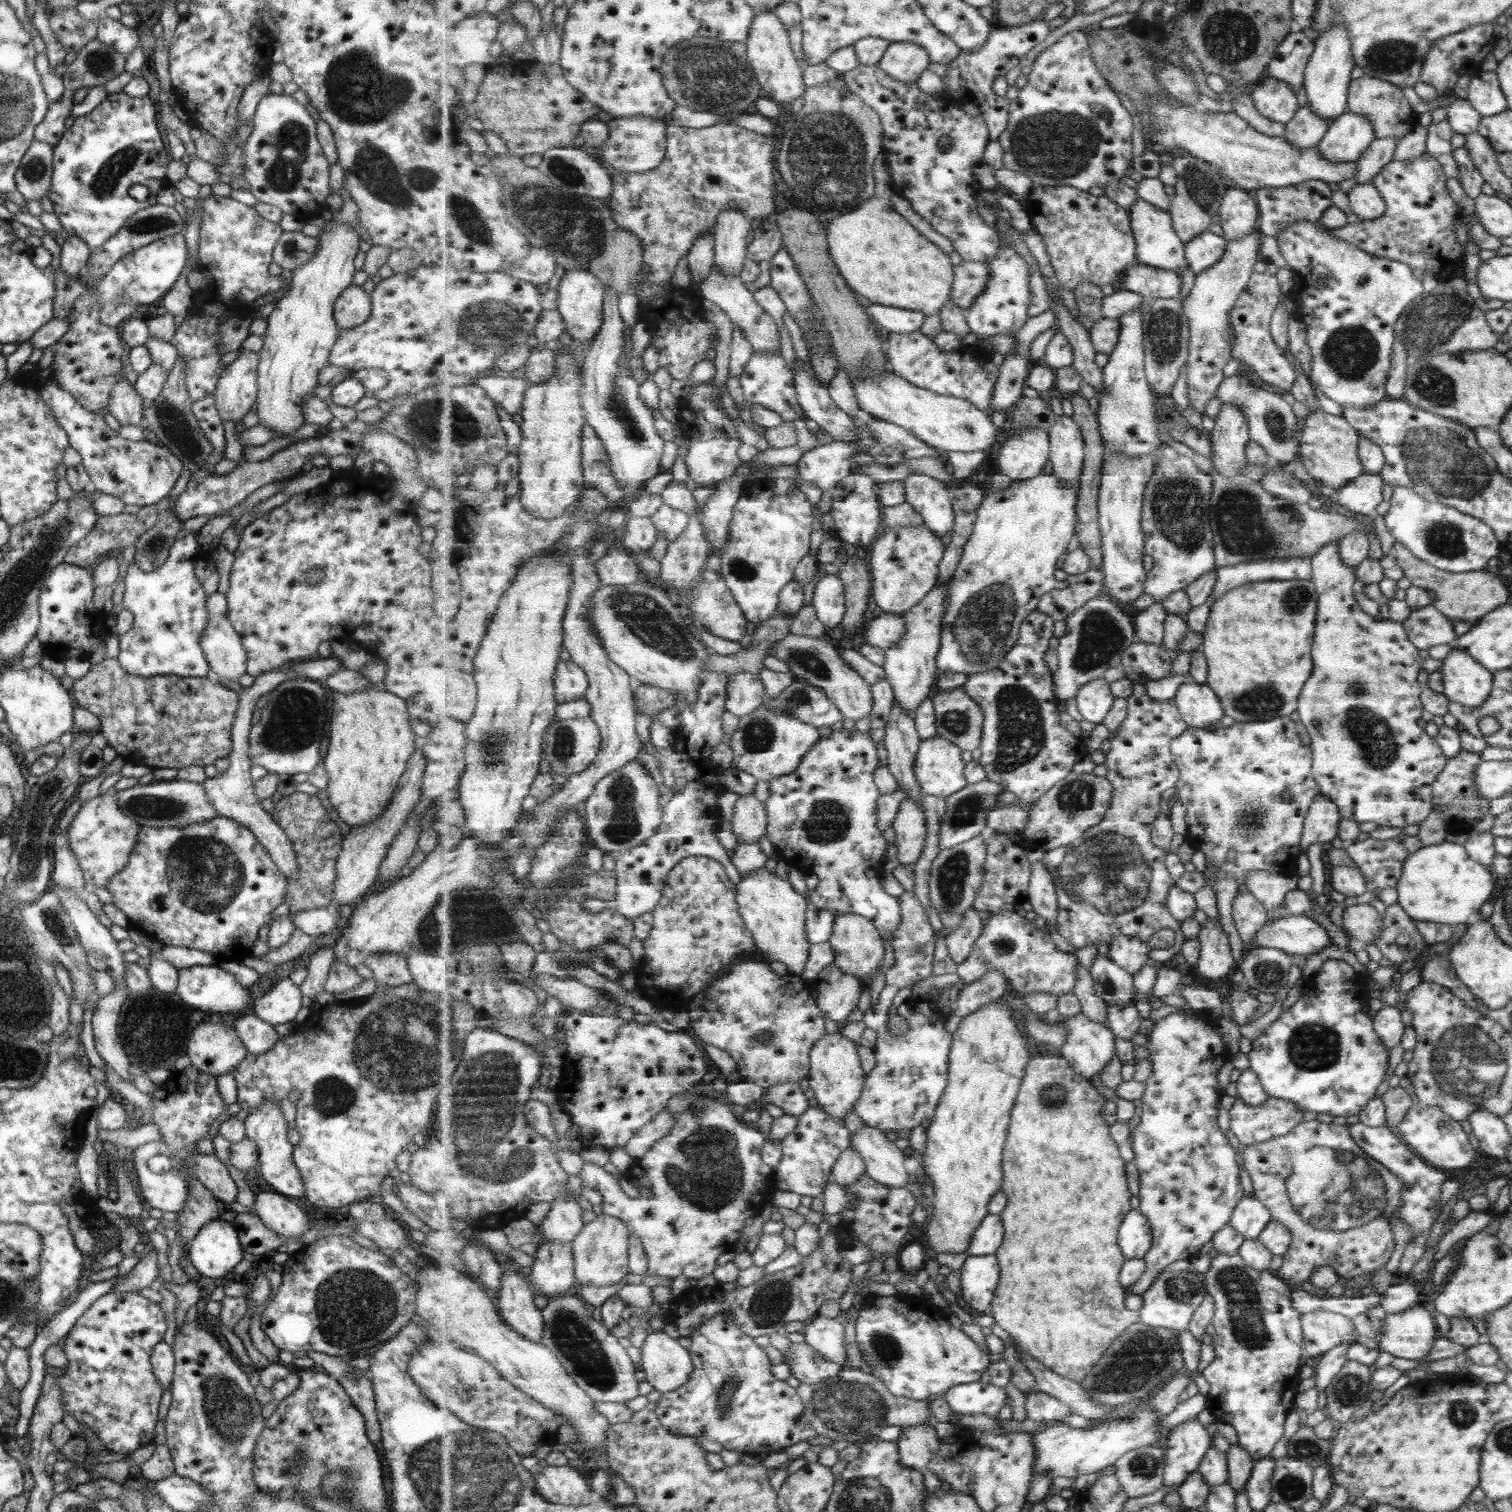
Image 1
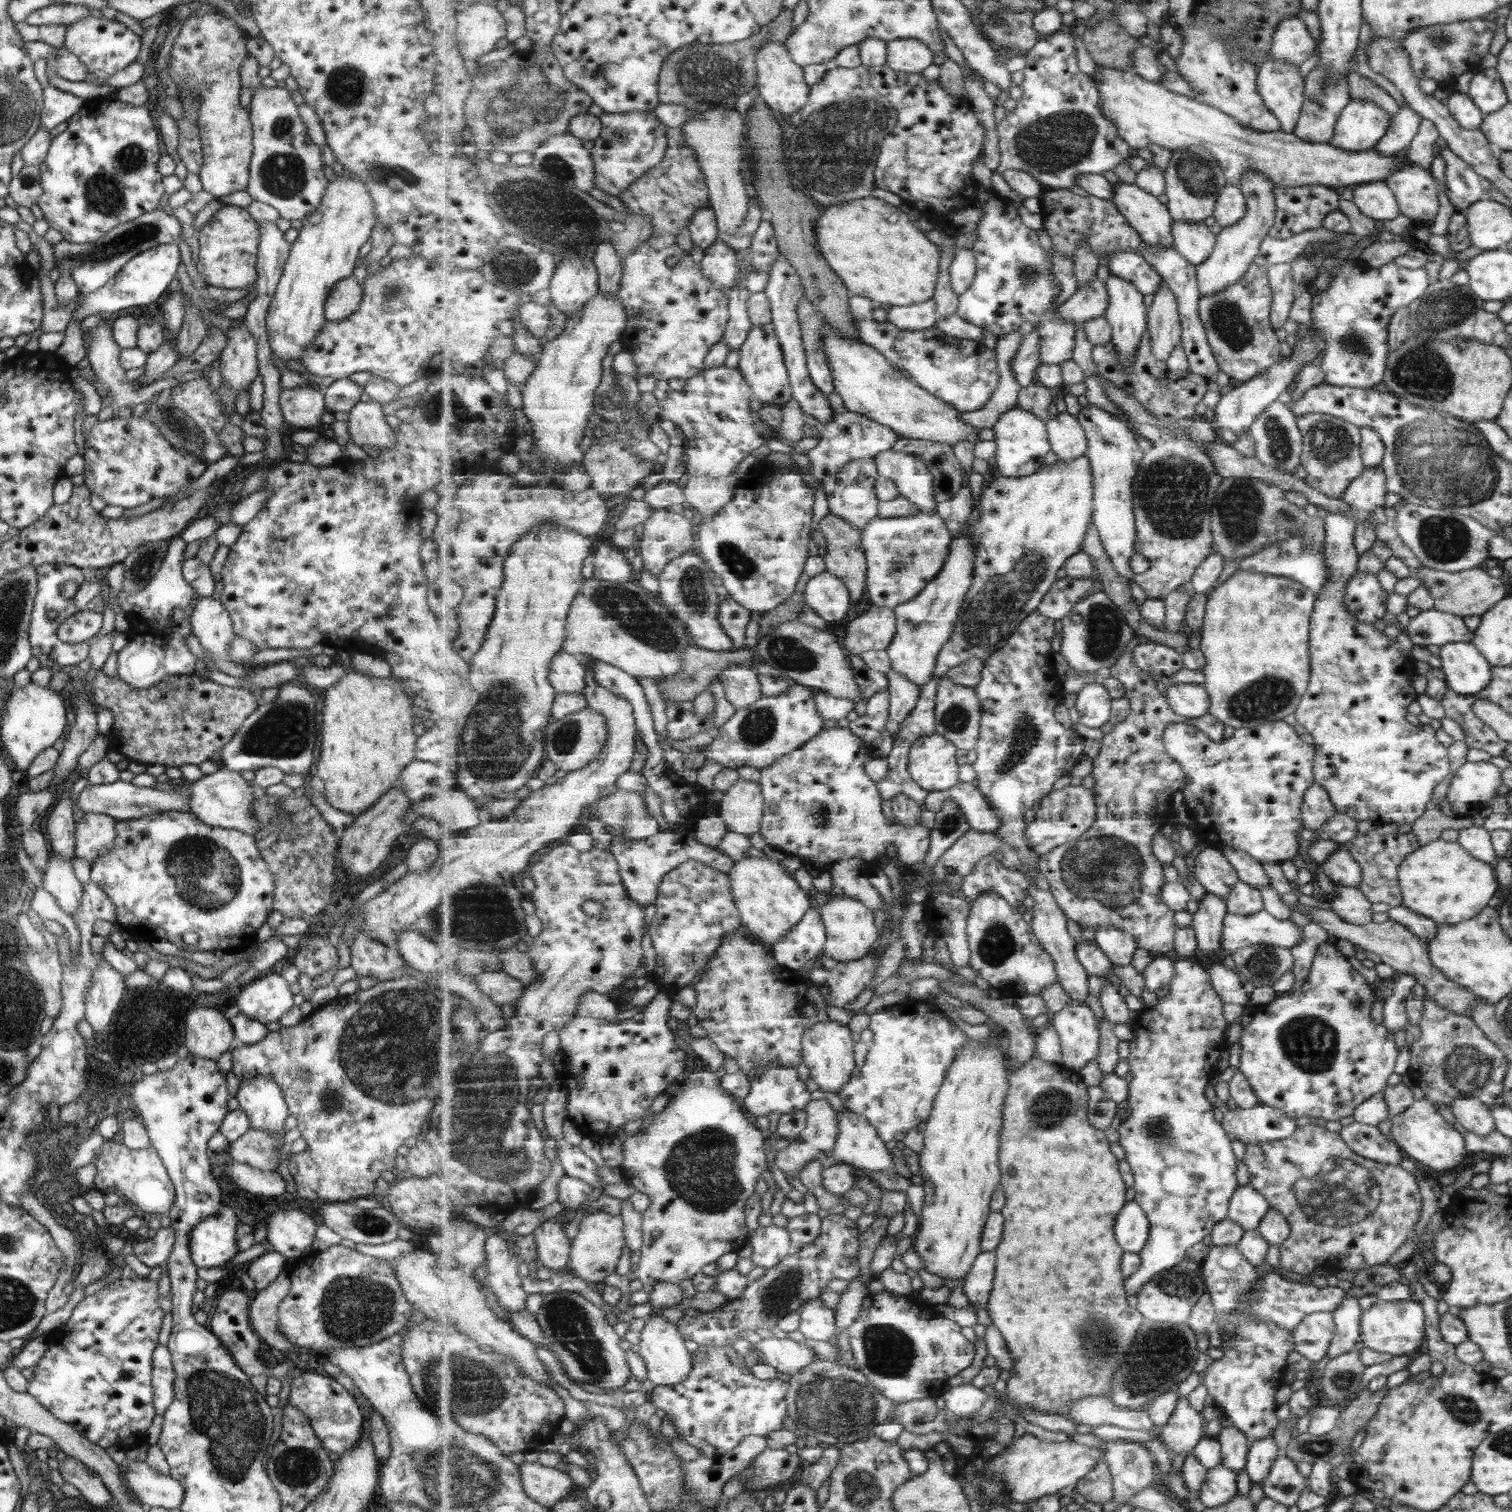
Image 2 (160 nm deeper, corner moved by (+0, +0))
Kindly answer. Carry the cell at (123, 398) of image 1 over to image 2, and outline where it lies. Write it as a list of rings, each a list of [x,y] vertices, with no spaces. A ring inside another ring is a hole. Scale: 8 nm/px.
[[[109,320],[100,321],[95,327],[87,331],[88,345],[86,346],[84,363],[90,366],[94,378],[107,387],[107,396],[111,396],[113,399],[111,405],[115,404],[115,408],[121,406],[130,406],[130,408],[133,408],[137,404],[141,404],[148,398],[151,398],[151,396],[167,392],[167,390],[179,384],[176,378],[159,378],[159,380],[148,384],[147,389],[141,389],[134,382],[128,382],[124,377],[125,370],[118,363],[120,348],[115,344],[114,338],[112,337]]]

